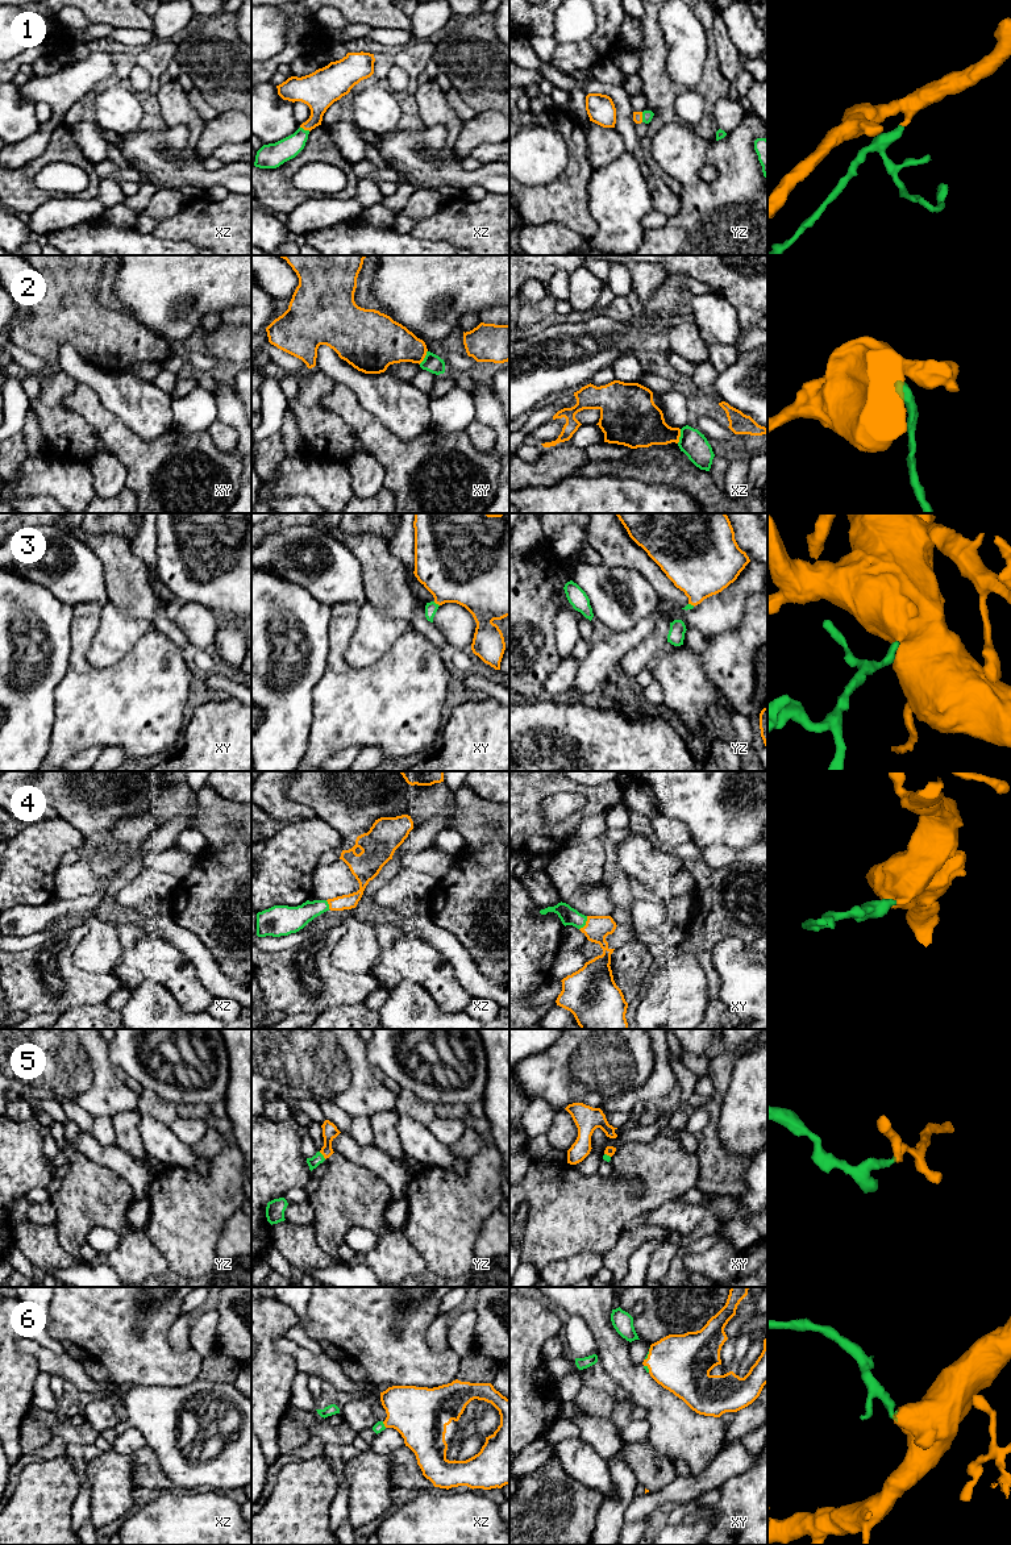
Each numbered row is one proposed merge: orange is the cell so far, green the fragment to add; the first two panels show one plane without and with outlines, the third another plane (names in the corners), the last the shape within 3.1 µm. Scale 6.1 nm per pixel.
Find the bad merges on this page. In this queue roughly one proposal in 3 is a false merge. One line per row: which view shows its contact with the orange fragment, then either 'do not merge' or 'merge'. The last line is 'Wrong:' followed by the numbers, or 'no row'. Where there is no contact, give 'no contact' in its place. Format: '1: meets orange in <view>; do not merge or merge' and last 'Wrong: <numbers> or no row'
1: meets orange in xz; merge
2: meets orange in xz; do not merge
3: meets orange in xy; merge
4: meets orange in xy; merge
5: meets orange in yz; merge
6: meets orange in xz; merge
Wrong: 2

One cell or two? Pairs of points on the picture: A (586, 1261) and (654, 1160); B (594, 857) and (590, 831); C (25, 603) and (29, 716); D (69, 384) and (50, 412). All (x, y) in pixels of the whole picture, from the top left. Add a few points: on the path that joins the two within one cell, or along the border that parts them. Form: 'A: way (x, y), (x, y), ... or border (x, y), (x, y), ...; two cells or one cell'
A: border (600, 1254), (577, 1253), (561, 1260); two cells
B: border (598, 836), (568, 844); two cells
C: way (30, 631), (30, 671), (40, 681), (33, 688); one cell
D: way (62, 391), (50, 405); one cell

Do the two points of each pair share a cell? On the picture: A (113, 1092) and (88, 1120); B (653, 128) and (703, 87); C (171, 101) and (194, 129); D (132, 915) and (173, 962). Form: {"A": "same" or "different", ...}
{"A": "different", "B": "same", "C": "same", "D": "different"}

